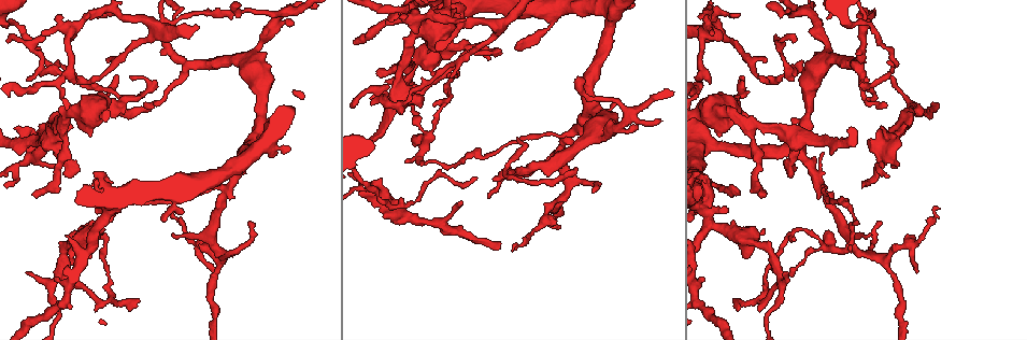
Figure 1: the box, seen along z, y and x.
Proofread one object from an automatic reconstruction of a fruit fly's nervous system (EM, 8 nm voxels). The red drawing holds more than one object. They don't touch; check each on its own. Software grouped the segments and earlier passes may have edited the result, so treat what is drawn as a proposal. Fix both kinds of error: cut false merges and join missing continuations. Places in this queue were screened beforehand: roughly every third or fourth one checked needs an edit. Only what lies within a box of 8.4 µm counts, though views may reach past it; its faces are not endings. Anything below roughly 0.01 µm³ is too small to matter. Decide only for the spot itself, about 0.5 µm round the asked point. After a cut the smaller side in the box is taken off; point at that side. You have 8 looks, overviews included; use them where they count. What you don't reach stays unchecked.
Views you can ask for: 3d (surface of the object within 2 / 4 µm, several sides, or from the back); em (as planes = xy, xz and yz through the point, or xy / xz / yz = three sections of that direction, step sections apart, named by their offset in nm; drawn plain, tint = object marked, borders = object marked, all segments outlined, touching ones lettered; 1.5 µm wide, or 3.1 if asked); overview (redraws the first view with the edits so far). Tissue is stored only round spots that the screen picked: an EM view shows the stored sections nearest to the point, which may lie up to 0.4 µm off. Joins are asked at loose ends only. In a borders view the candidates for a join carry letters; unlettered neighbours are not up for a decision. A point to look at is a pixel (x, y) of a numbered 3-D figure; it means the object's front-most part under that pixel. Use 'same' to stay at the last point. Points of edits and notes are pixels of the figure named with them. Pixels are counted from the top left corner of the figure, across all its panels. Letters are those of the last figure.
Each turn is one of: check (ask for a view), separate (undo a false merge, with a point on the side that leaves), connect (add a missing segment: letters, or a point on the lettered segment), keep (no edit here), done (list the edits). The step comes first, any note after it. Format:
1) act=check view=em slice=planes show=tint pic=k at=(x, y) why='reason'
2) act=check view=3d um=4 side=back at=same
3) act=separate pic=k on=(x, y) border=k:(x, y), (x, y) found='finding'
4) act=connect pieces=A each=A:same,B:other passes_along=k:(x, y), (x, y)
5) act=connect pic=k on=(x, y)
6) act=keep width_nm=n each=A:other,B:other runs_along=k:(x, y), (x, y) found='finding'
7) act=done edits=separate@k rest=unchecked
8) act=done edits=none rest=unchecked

act=check view=3d um=4 pic=1 at=(42, 30) why='an open end'

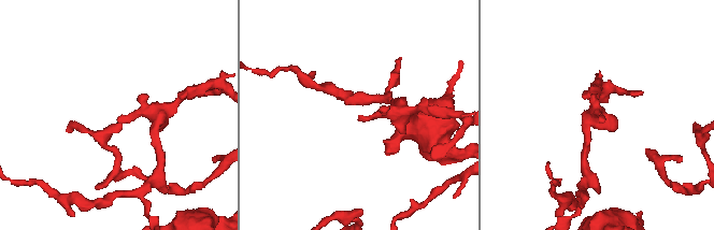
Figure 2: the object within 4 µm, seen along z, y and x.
act=check view=em slice=planes show=borders pic=2 at=(119, 118)

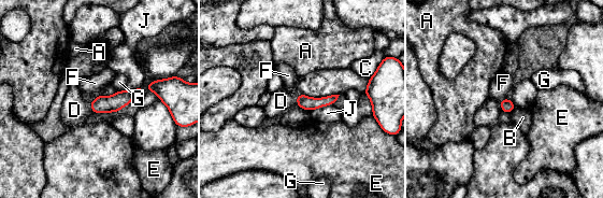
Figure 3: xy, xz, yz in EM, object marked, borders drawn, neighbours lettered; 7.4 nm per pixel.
act=connect pieces=D each=A:other,B:other,C:other,D:same,E:other,F:other,G:other,J:other passes_along=3:(113, 103), (90, 108), (74, 110) found='the neuron continues'

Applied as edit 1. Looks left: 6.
act=check view=em slice=planes show=borders pic=1 at=(448, 59) why='an open end'

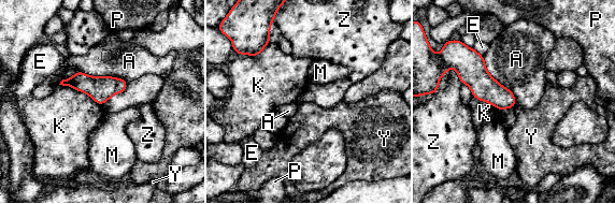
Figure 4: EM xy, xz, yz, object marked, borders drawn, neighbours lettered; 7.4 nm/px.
act=keep each=A:other,E:other,K:other,M:other,P:other,Y:other,Z:other border=4:(128, 82), (77, 71), (58, 84) found='none of them fits'

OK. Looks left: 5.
act=check view=3d um=2 side=back pic=1 at=(451, 68) why='thin neck'

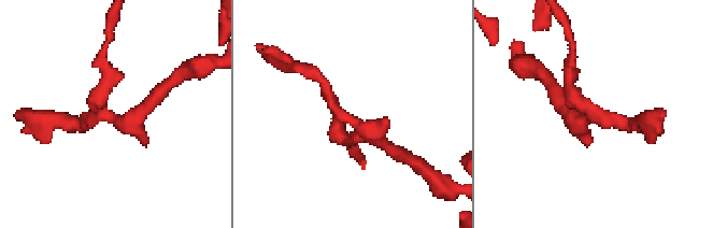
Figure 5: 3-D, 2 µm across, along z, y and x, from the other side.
act=check view=em slice=planes show=plain pic=5 at=(352, 123) why='now the EM'

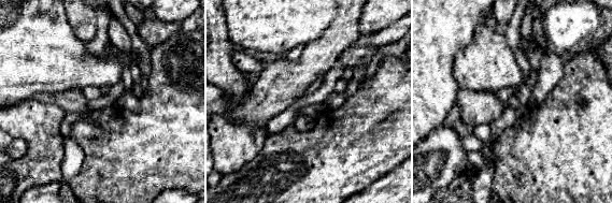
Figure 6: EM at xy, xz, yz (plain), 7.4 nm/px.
act=check view=em slice=planes show=borders at=same

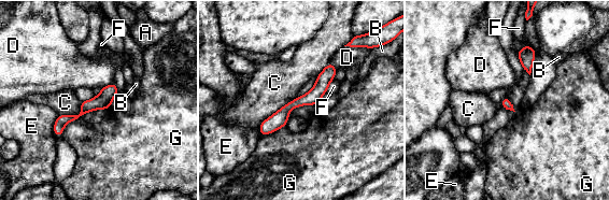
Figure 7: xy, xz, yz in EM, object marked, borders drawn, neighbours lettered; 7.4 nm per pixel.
act=keep each=A:other,B:other,C:other,D:other,E:other,F:other,G:other found='one neuron here'

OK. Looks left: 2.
act=done edits=connect@3 rest=unchecked

